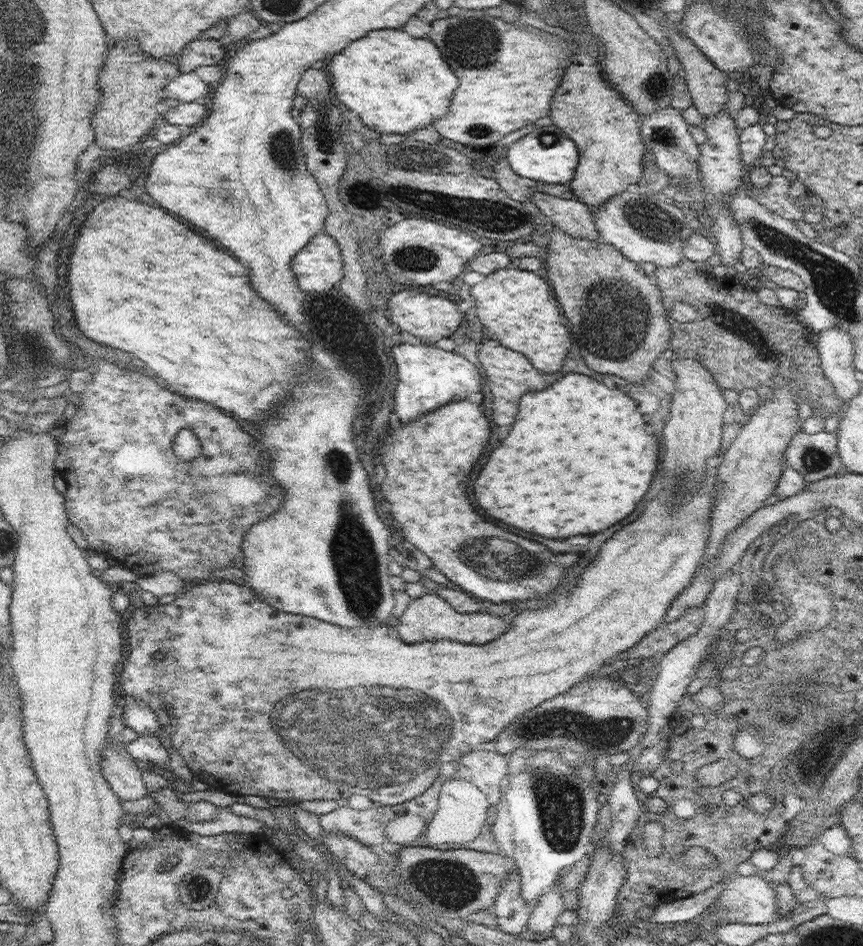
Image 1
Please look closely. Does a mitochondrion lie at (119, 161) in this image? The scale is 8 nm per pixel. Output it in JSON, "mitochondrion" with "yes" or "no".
{"mitochondrion":"no"}

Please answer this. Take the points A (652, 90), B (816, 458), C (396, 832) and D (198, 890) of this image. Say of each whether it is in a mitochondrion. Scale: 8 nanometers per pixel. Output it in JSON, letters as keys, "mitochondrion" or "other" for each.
{"A":"mitochondrion","B":"mitochondrion","C":"other","D":"mitochondrion"}

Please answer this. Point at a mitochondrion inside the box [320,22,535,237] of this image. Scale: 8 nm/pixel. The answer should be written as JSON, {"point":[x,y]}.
{"point":[470,48]}

